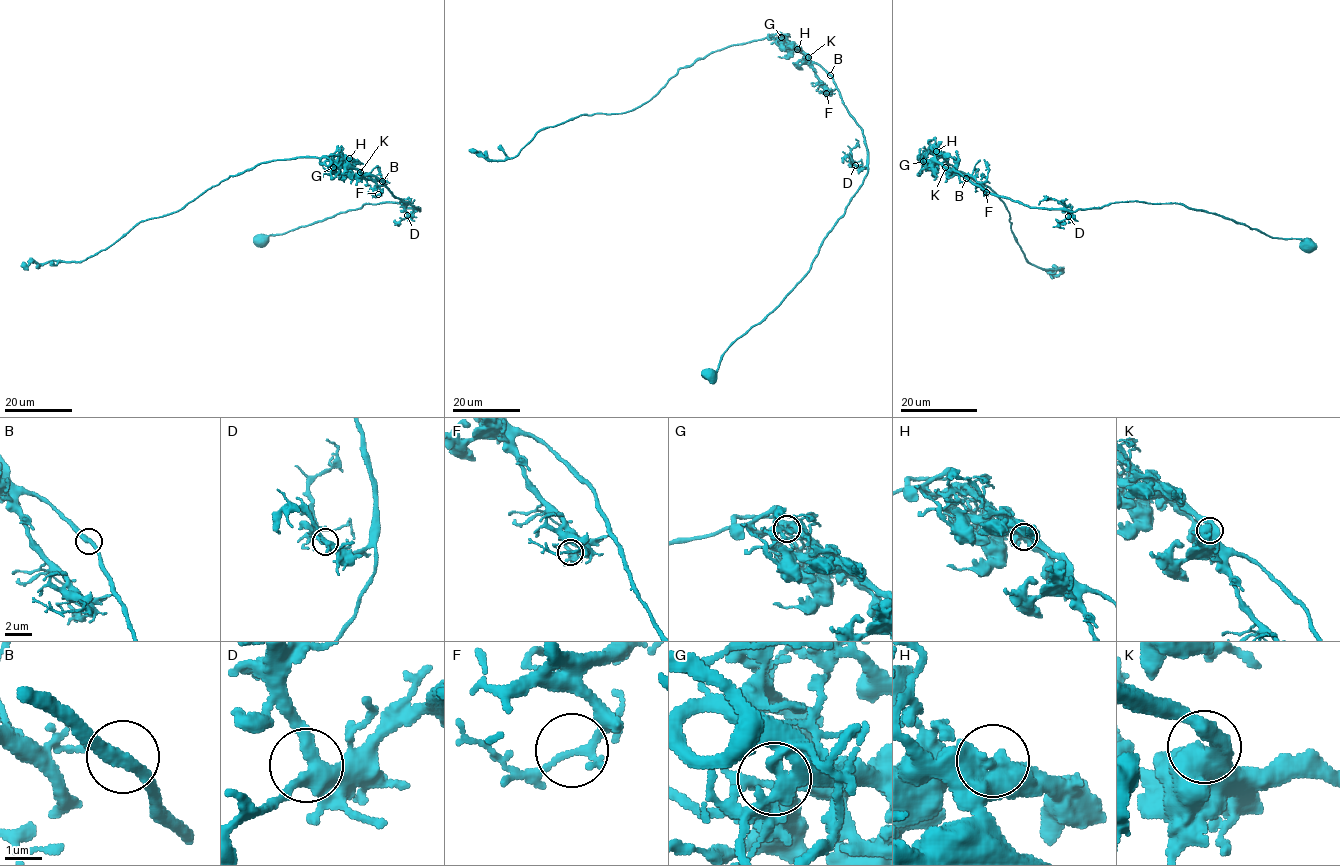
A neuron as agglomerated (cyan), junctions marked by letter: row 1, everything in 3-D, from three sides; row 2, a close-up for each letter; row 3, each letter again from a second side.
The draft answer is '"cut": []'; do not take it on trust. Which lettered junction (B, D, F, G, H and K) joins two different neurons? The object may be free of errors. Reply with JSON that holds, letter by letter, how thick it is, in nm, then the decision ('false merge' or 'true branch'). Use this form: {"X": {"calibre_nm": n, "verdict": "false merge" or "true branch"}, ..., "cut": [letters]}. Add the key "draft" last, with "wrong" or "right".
{"B": {"calibre_nm": 340, "verdict": "true branch"}, "D": {"calibre_nm": 380, "verdict": "true branch"}, "F": {"calibre_nm": 160, "verdict": "true branch"}, "G": {"calibre_nm": 400, "verdict": "true branch"}, "H": {"calibre_nm": 650, "verdict": "true branch"}, "K": {"calibre_nm": 600, "verdict": "true branch"}, "cut": [], "draft": "right"}

